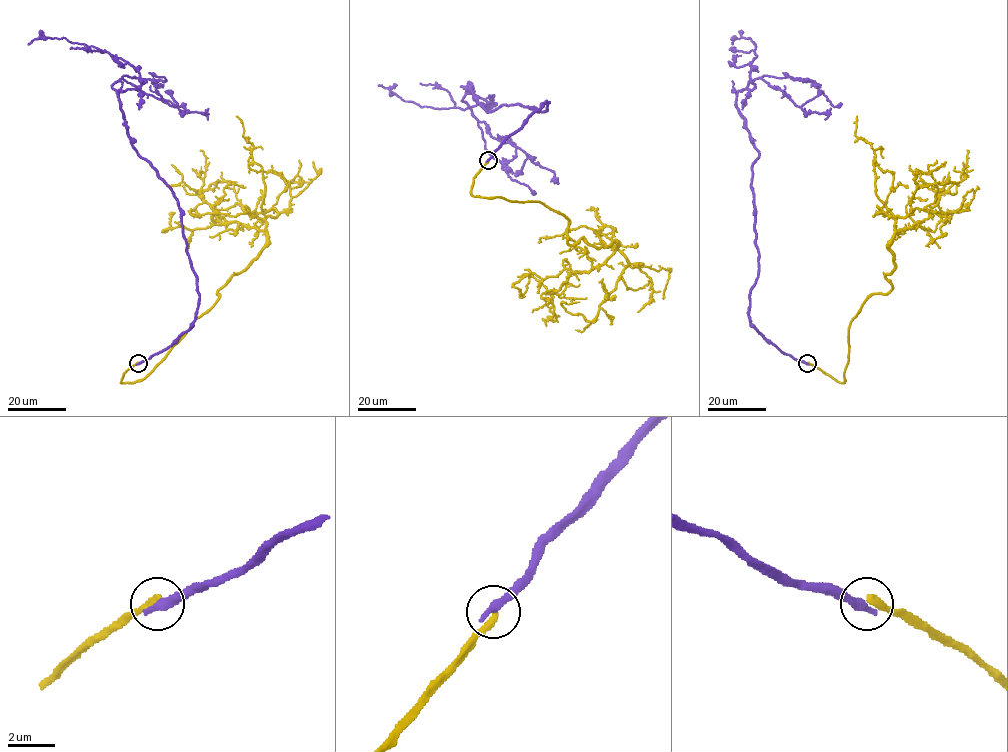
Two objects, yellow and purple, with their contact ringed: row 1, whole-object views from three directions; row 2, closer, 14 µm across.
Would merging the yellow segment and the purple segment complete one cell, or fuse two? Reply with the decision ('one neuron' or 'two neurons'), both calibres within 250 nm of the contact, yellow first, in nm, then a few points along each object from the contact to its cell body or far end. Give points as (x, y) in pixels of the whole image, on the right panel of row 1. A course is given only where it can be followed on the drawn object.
two neurons | 300/400 nm | yellow via (808, 363), (845, 381), (850, 322), (868, 297), (891, 289), (897, 216), (967, 203), (948, 222) | purple via (807, 363), (750, 321), (758, 153), (736, 94), (755, 86), (755, 45), (732, 44)

